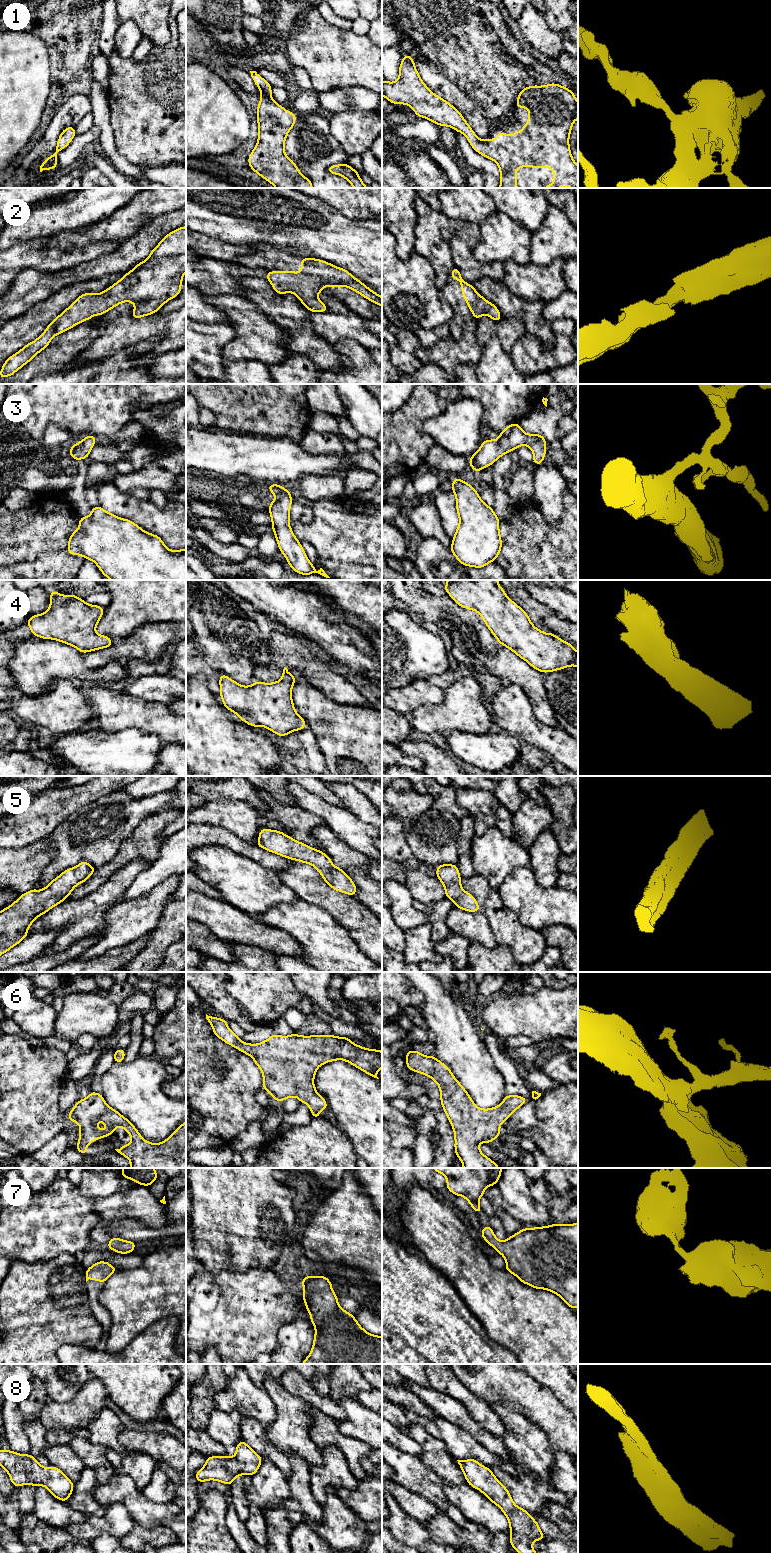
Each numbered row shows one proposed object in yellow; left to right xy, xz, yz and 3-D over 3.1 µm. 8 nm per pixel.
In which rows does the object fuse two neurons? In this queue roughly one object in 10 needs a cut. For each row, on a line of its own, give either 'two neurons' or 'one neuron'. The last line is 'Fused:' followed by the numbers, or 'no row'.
1: one neuron
2: one neuron
3: one neuron
4: one neuron
5: one neuron
6: one neuron
7: one neuron
8: one neuron
Fused: no row

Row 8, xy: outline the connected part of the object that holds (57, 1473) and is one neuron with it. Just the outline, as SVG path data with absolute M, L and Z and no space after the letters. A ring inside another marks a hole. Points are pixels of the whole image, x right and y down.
M0 1449L0 1466L3 1467L14 1487L25 1484L45 1486L56 1499L66 1502L73 1492L73 1482L57 1467L43 1467L30 1453L22 1455L12 1450Z

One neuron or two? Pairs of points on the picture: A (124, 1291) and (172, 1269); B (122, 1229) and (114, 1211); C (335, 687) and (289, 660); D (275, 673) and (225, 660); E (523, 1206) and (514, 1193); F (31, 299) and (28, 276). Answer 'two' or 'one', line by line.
A: one
B: two
C: one
D: two
E: one
F: one

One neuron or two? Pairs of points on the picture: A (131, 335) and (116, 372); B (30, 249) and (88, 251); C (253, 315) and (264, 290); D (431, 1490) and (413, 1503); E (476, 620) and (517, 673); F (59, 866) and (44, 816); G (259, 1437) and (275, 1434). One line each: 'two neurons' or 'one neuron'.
A: two neurons
B: one neuron
C: two neurons
D: two neurons
E: two neurons
F: two neurons
G: two neurons

